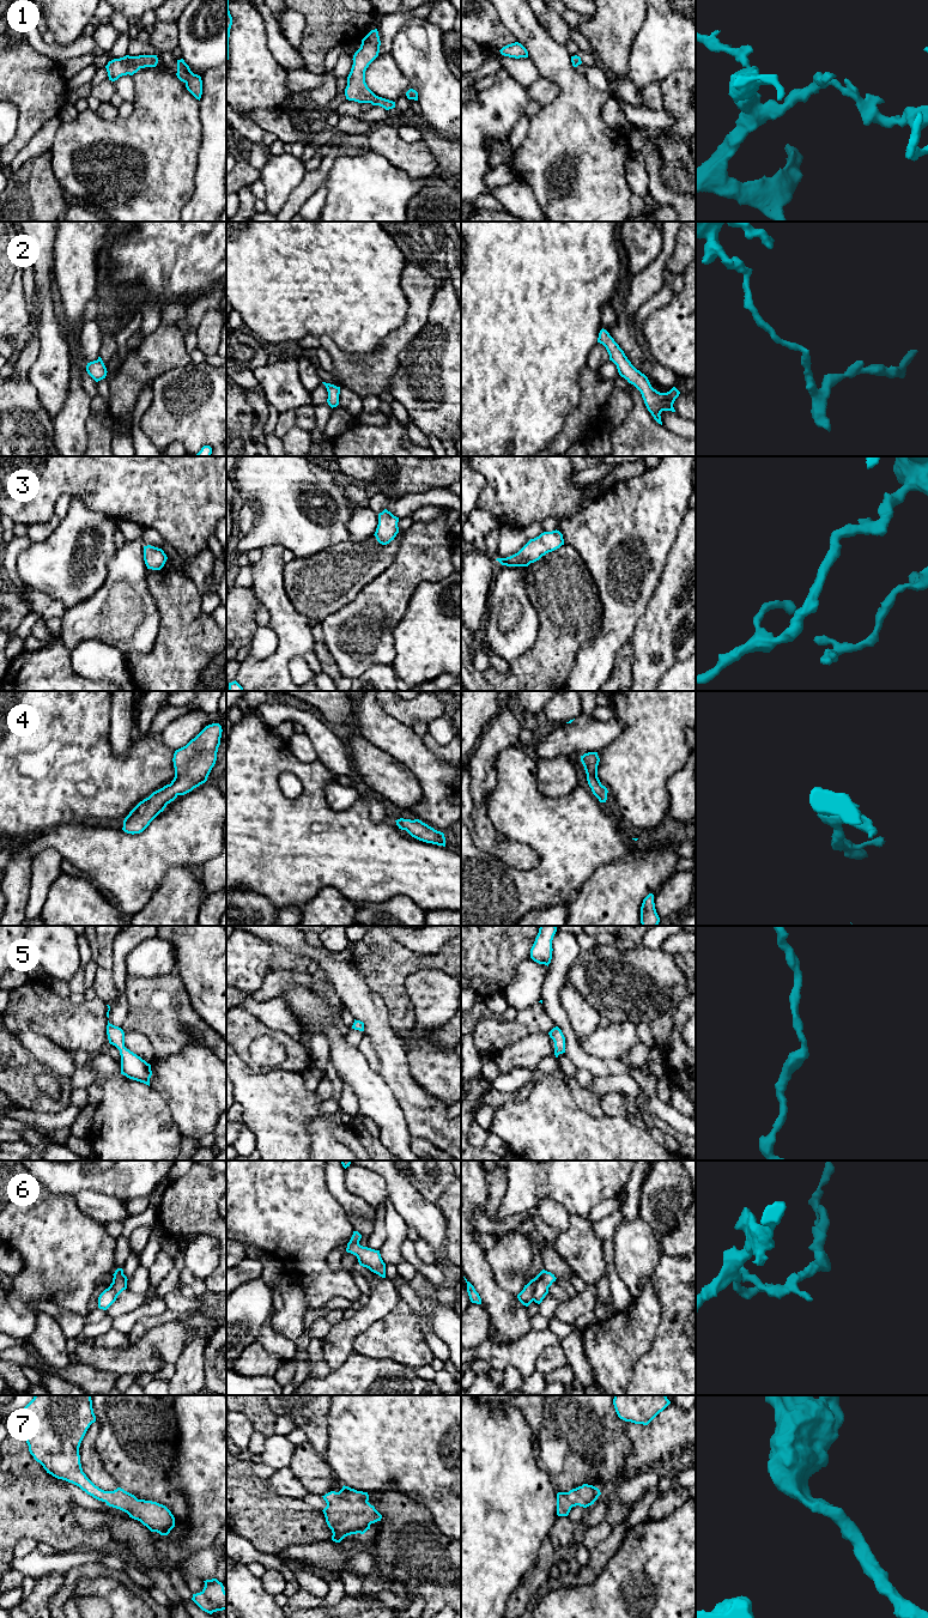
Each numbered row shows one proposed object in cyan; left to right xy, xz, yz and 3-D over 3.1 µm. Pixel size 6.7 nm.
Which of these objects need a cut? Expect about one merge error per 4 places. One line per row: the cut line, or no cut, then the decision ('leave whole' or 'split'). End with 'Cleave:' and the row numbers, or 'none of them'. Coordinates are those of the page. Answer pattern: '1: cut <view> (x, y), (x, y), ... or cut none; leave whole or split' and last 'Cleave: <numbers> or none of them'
1: cut none; leave whole
2: cut none; leave whole
3: cut none; leave whole
4: cut none; leave whole
5: cut none; leave whole
6: cut yz (546, 1271), (535, 1284), (533, 1300); split
7: cut none; leave whole
Cleave: 6

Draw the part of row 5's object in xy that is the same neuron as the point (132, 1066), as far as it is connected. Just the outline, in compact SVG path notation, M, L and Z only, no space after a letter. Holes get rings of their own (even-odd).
M108 1020L107 1035L109 1043L120 1050L121 1074L150 1086L151 1065L125 1047L123 1030Z

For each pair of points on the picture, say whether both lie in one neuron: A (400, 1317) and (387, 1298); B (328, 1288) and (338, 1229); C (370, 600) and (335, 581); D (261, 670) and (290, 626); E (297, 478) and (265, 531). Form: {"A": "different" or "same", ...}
{"A": "different", "B": "same", "C": "different", "D": "same", "E": "same"}

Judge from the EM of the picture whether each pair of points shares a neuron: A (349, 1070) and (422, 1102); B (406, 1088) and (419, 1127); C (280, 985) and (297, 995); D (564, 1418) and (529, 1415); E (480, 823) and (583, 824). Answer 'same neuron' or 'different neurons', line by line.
A: different neurons
B: same neuron
C: different neurons
D: different neurons
E: different neurons

